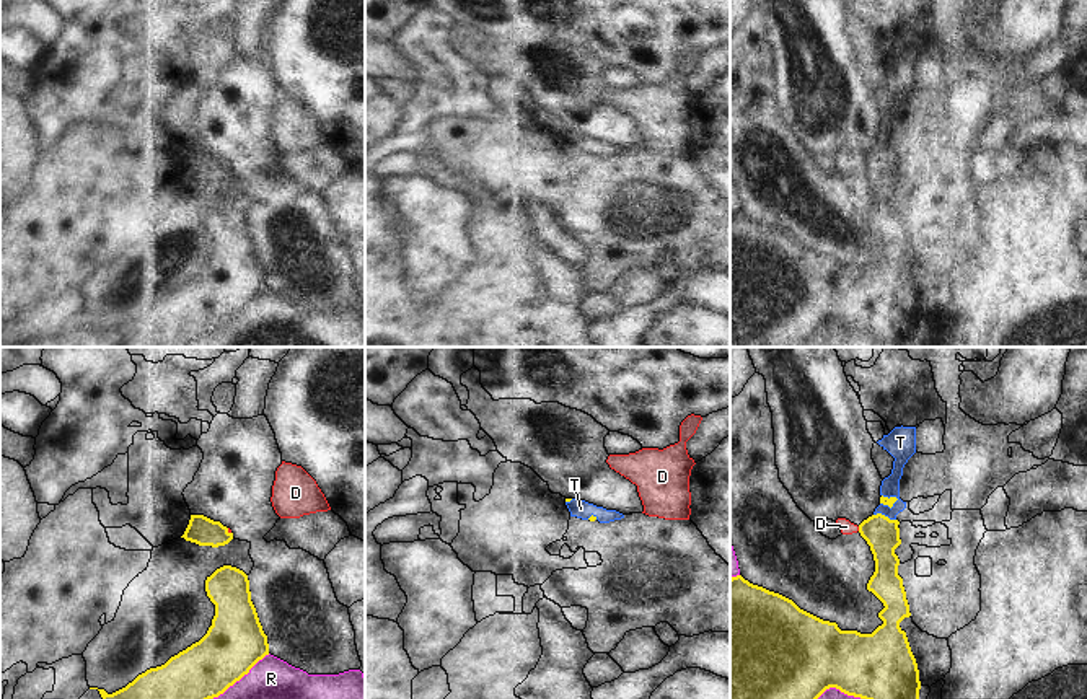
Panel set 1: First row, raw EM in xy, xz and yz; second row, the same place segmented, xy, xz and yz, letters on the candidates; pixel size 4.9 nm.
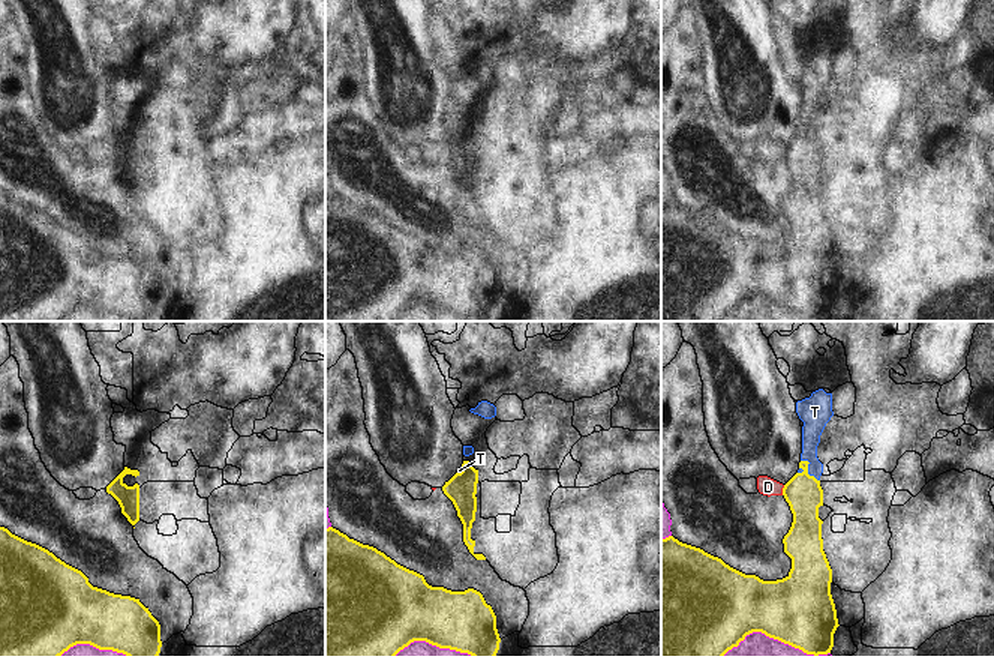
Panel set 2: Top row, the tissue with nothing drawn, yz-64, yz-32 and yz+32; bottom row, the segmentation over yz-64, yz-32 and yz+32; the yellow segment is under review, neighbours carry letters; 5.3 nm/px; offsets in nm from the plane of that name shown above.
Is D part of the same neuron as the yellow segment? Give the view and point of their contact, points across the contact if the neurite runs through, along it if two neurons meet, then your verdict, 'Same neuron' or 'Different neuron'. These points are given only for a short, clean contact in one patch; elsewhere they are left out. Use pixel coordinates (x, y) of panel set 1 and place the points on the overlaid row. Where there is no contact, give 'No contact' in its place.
Touches yellow at yz (859, 528). Boundary: yz (858, 527), (859, 530). Different neuron.

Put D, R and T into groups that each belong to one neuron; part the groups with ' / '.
D / R / T

